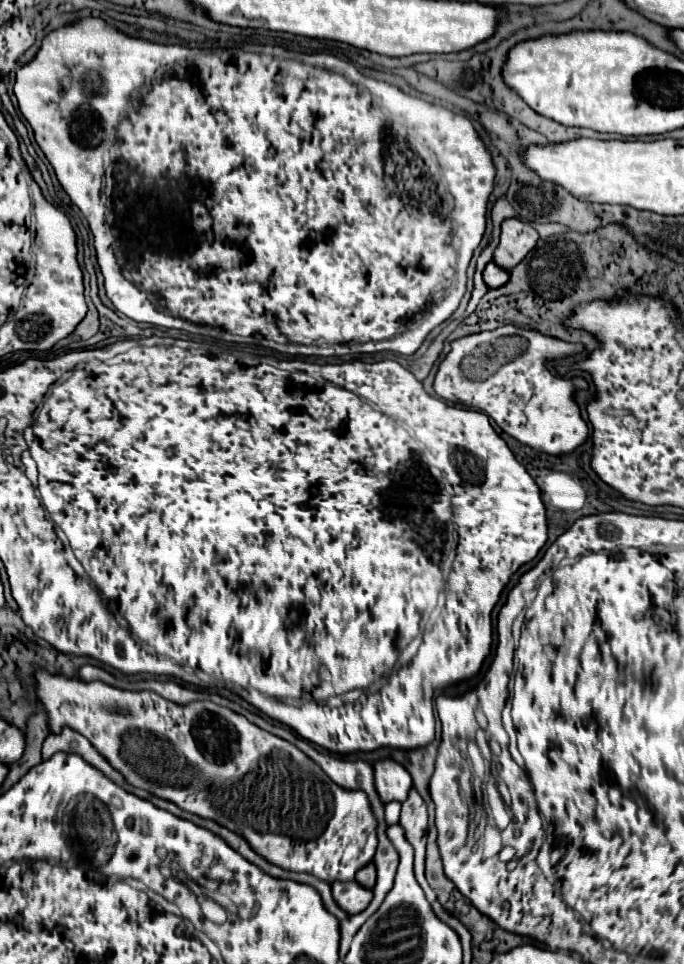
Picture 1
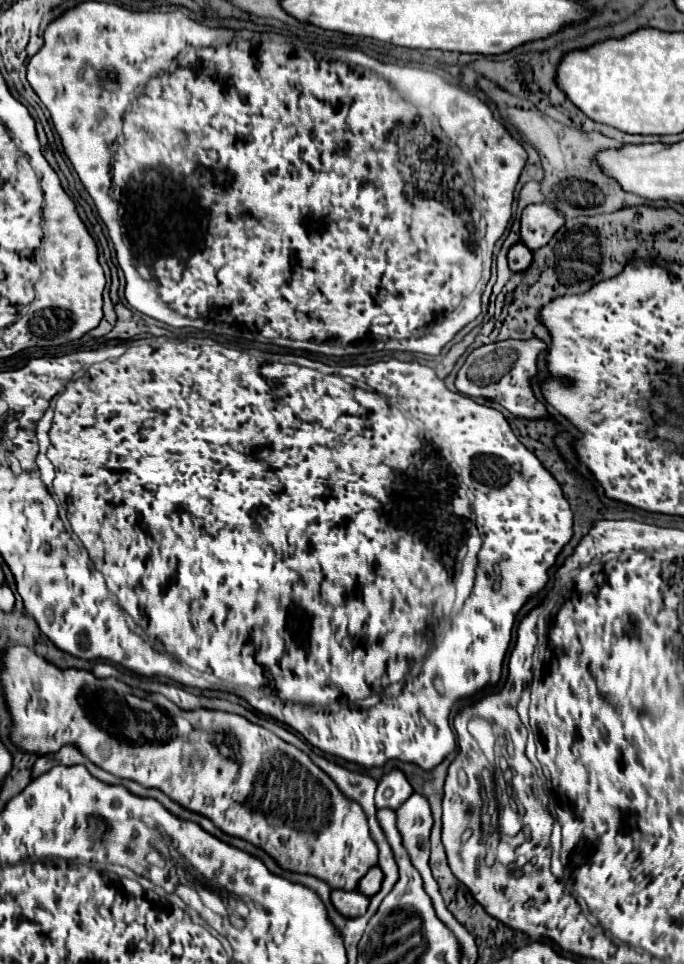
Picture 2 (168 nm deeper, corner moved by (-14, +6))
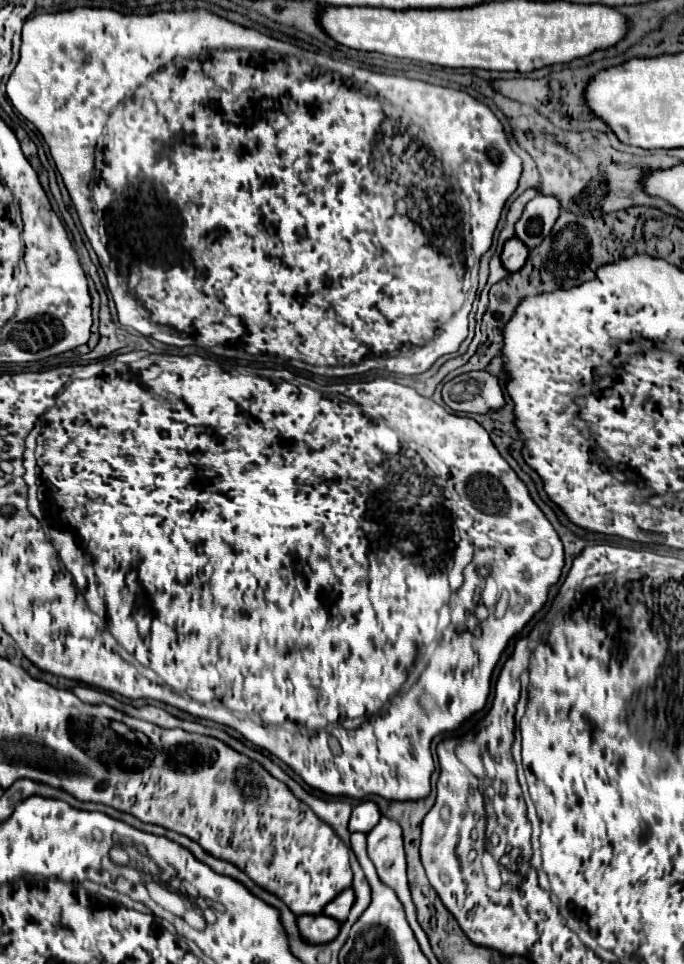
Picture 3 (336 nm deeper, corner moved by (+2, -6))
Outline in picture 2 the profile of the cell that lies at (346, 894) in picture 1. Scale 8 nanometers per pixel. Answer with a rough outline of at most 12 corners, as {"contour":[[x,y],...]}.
{"contour":[[332,890],[336,910],[358,918],[368,908],[370,898],[358,890]]}

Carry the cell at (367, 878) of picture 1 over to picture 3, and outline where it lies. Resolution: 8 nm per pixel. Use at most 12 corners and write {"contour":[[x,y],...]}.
{"contour":[[354,888],[344,890],[324,908],[324,914],[344,922],[354,900]]}

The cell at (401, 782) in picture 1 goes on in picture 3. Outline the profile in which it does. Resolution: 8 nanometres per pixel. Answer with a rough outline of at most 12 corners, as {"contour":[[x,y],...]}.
{"contour":[[368,800],[352,810],[350,832],[370,832],[380,820],[378,804]]}

